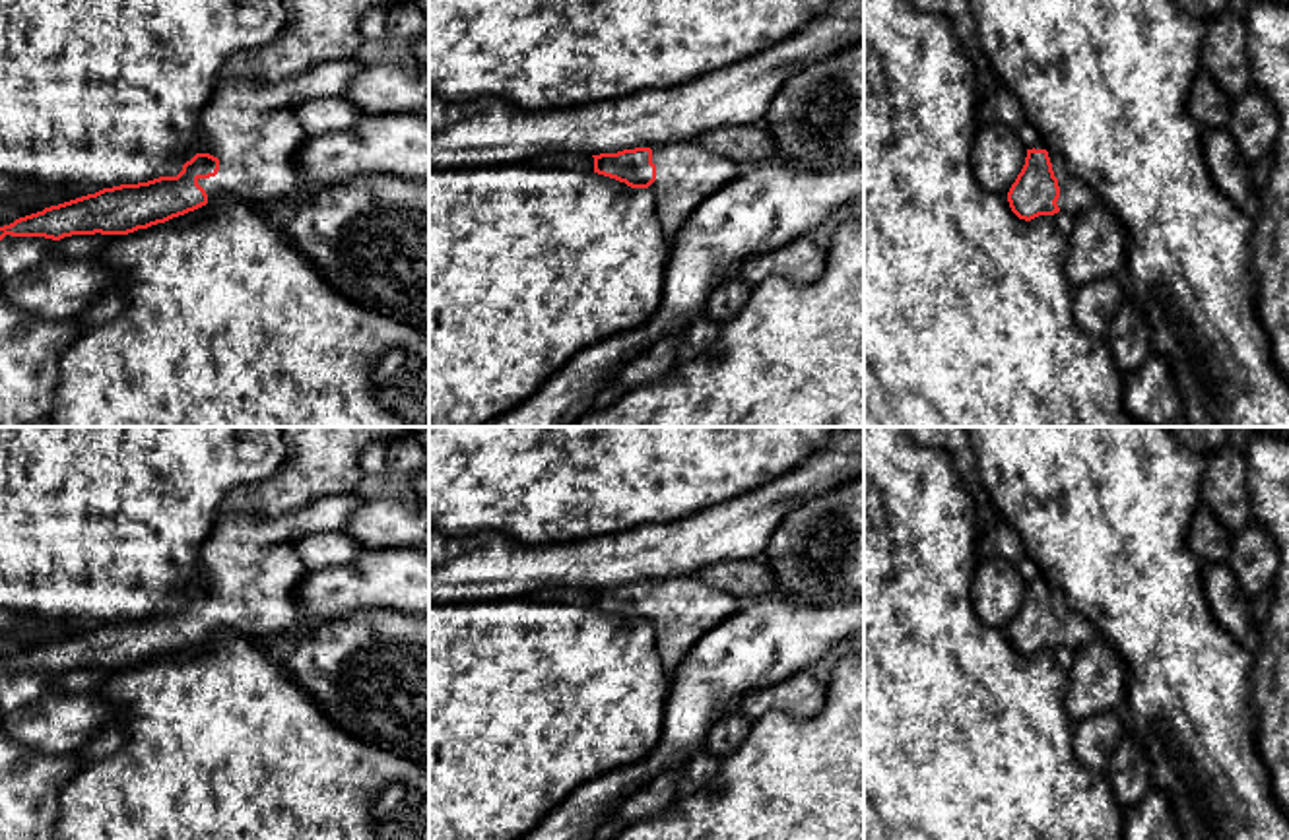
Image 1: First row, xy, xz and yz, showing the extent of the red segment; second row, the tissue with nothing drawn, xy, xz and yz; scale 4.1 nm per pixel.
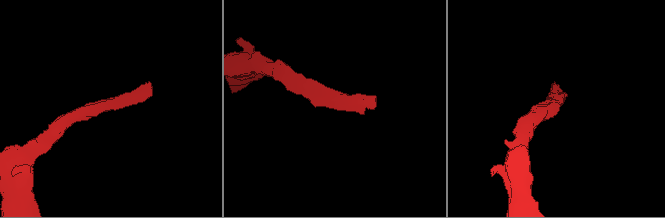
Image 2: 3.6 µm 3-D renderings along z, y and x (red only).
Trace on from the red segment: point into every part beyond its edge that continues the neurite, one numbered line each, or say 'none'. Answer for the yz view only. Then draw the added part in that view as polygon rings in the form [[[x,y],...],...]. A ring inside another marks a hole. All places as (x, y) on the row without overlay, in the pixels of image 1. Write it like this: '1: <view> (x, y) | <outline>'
1: yz (1076, 631) | [[[1058,613],[1058,621],[1060,621],[1060,632],[1056,638],[1062,646],[1077,650],[1087,646],[1097,636],[1095,627],[1081,615]]]

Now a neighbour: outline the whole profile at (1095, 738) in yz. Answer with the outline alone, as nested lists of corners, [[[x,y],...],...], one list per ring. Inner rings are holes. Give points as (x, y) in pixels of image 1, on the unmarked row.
[[[1105,712],[1074,724],[1074,747],[1079,762],[1093,772],[1107,772],[1112,751],[1124,733],[1120,712]]]

